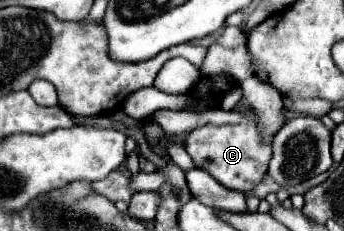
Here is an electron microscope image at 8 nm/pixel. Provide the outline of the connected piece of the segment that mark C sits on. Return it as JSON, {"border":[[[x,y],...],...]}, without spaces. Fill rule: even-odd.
{"border":[[[245,120],[241,124],[227,124],[227,126],[207,124],[187,134],[185,150],[189,152],[193,162],[201,170],[207,170],[217,182],[237,192],[249,192],[261,182],[263,174],[267,172],[271,156],[271,138],[265,138],[259,132],[257,120]]]}

